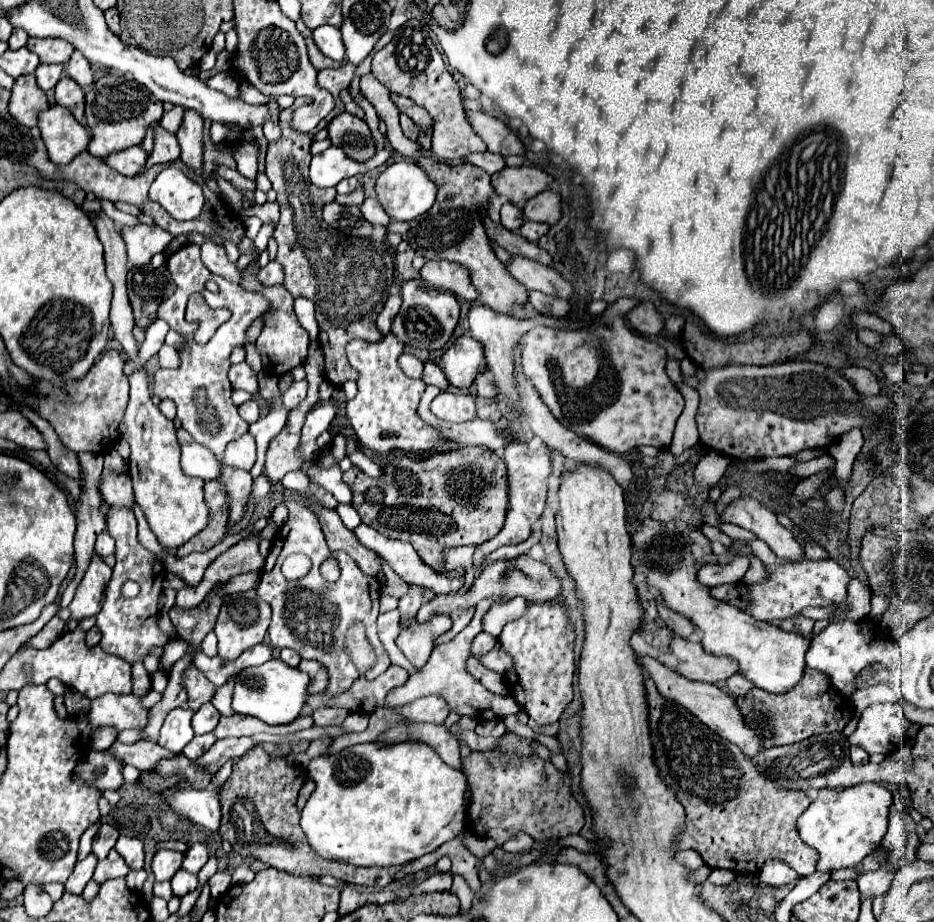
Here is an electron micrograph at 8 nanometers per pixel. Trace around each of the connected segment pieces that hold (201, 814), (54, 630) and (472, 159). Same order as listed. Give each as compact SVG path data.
M241 757L229 760L219 771L217 777L213 779L211 785L205 789L177 789L165 793L165 803L179 815L185 815L189 821L203 825L207 831L217 831L219 829L219 819L221 819L221 809L219 809L219 799L217 799L217 785L225 783L227 777L233 771L233 765Z
M54 616L37 635L29 639L27 645L35 649L51 646L63 634L65 624L58 616Z
M485 151L485 153L471 153L471 155L465 157L465 161L481 167L485 173L497 173L497 171L501 171L505 167L505 159L501 155L489 153L489 151Z

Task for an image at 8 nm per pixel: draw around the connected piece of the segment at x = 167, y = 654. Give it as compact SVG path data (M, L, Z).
M175 639L175 641L169 641L163 649L163 655L161 655L161 661L163 661L163 675L169 675L173 663L187 651L187 643L181 641L181 639Z

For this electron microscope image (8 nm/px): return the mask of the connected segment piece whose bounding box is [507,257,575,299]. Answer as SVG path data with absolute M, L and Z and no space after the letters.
M511 257L507 271L529 291L533 289L561 299L571 299L575 295L573 285L567 279L563 279L553 267L545 267L537 261L529 261L525 257Z

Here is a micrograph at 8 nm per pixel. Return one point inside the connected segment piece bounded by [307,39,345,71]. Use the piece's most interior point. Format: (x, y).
(320, 62)

